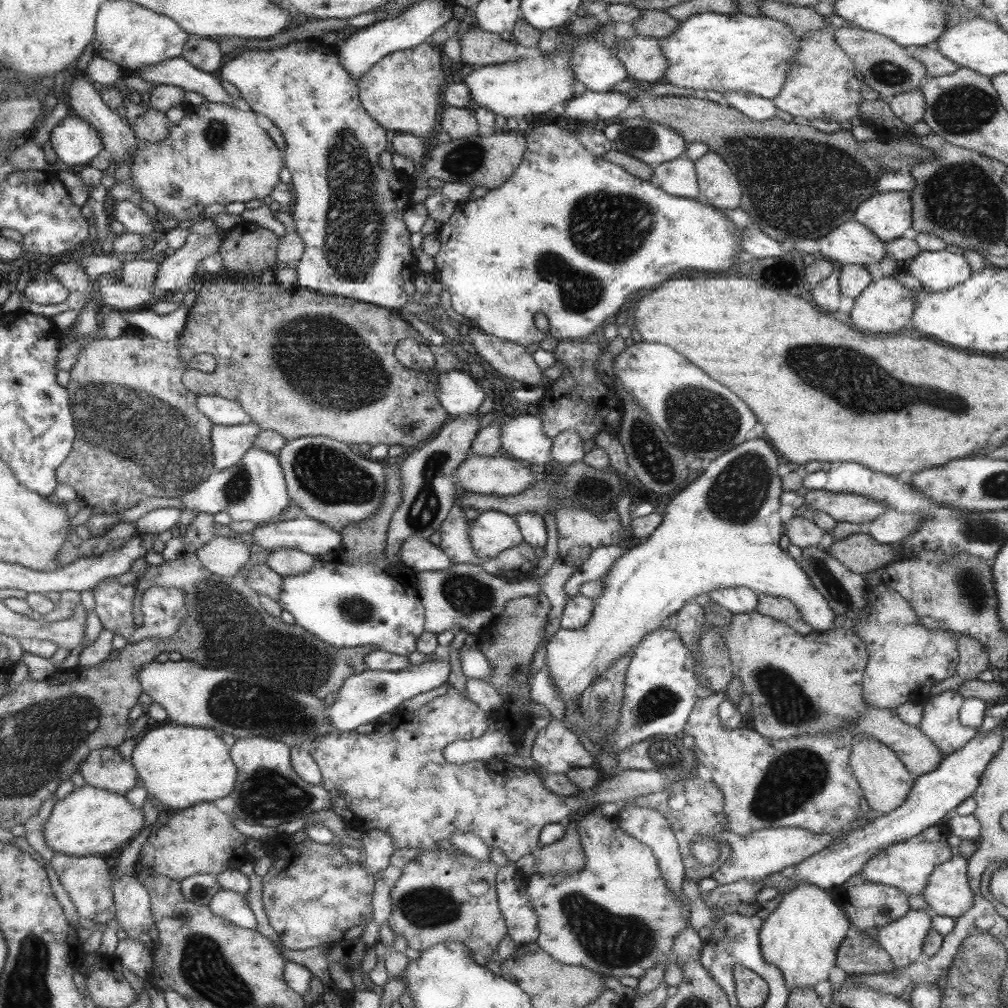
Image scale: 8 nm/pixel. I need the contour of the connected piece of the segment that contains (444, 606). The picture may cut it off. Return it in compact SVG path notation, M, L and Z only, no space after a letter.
M465 563L452 564L443 570L418 572L416 587L425 613L425 630L435 634L465 630L469 637L475 637L492 618L501 615L507 601L541 594L536 579L511 582L485 572L478 564Z

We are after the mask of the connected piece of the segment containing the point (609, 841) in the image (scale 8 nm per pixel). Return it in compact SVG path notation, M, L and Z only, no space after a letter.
M596 811L578 820L576 826L584 852L584 865L573 874L533 874L528 877L528 897L538 915L539 936L534 944L561 962L602 974L603 977L624 976L641 979L649 968L667 965L673 941L689 922L689 905L681 895L674 897L667 880L661 875L650 848L635 837L619 830L616 820Z

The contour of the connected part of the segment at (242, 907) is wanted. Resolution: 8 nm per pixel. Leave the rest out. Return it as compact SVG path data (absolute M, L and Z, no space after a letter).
M221 889L211 901L211 910L217 915L238 925L239 928L255 929L255 918L247 908L245 898L232 890Z

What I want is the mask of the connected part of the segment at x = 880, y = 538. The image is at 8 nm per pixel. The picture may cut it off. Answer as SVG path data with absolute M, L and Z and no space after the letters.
M887 509L885 512L877 515L875 520L871 520L871 523L867 524L869 530L867 535L881 545L896 545L909 536L912 532L915 532L917 524L919 524L918 514L905 513L903 511L895 511Z

